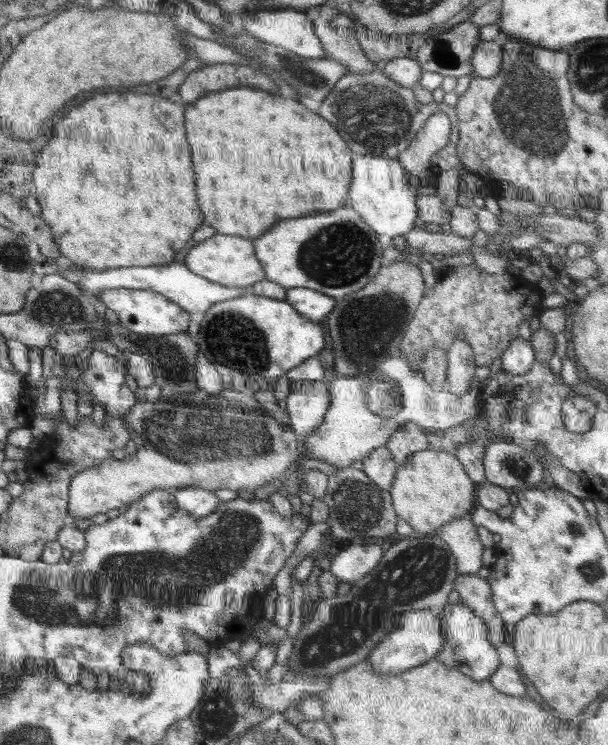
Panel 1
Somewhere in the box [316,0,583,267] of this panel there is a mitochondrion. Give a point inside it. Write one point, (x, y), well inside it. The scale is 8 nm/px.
(527, 107)

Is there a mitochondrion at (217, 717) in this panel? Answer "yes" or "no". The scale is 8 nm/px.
yes

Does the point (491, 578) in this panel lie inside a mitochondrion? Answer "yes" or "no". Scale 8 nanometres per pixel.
no

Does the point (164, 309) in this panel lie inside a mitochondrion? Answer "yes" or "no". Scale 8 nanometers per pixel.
no

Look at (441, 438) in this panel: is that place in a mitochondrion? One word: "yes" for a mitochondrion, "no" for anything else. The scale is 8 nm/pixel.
no

